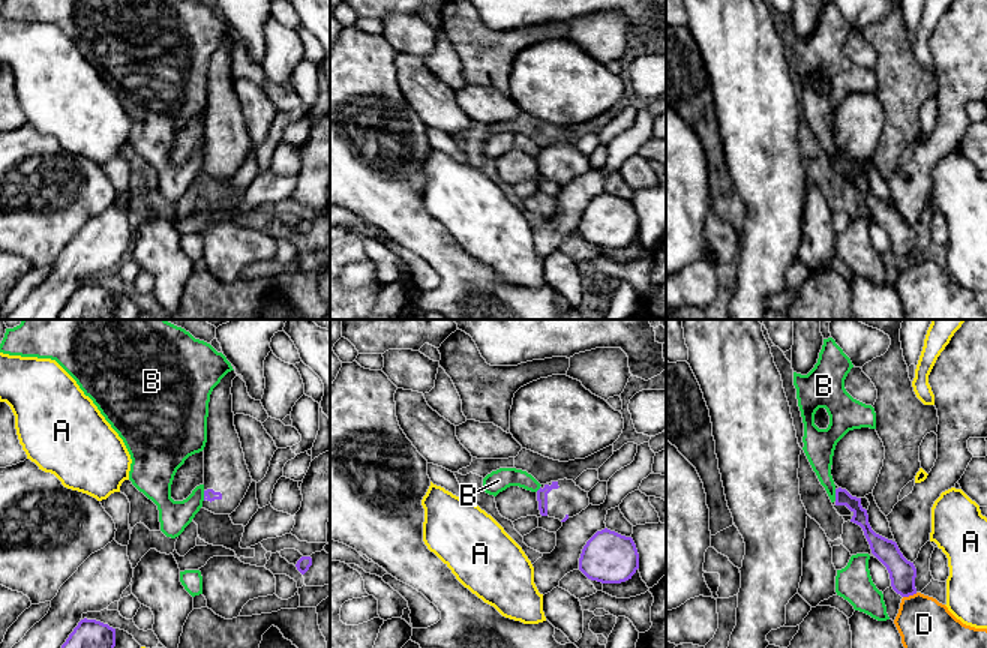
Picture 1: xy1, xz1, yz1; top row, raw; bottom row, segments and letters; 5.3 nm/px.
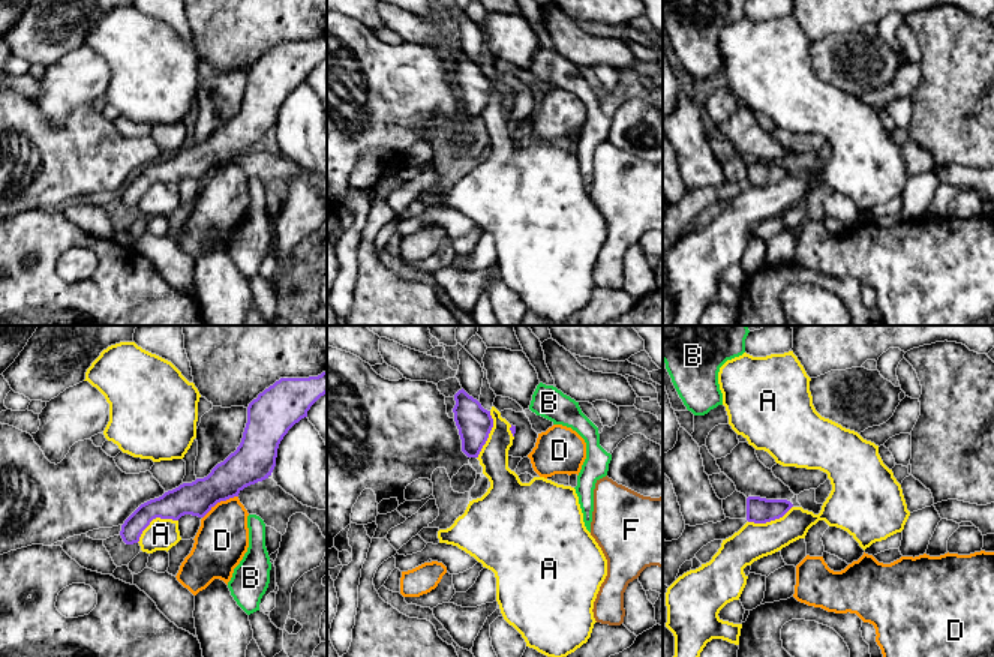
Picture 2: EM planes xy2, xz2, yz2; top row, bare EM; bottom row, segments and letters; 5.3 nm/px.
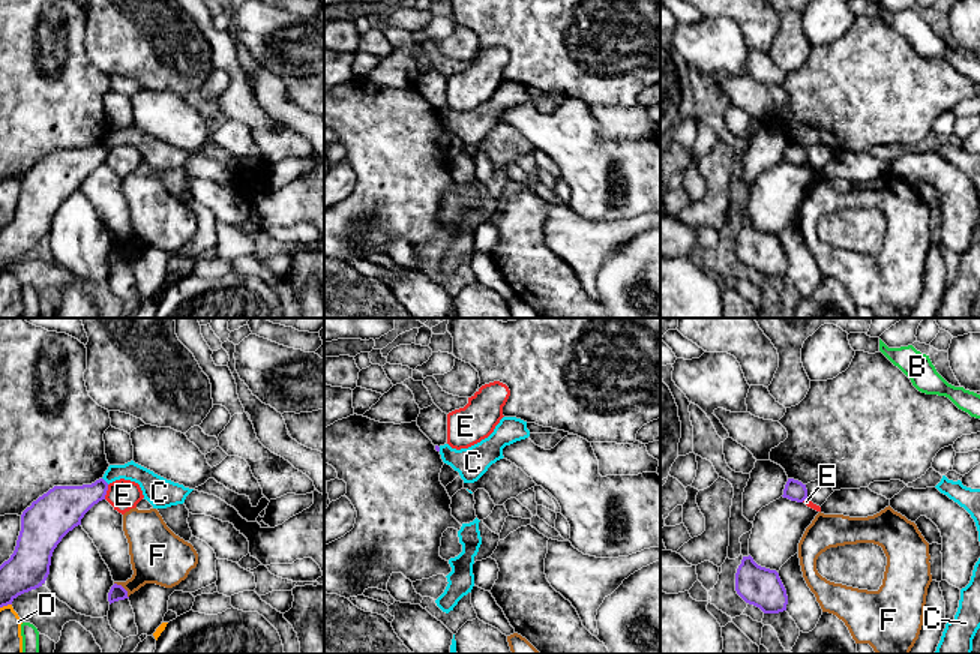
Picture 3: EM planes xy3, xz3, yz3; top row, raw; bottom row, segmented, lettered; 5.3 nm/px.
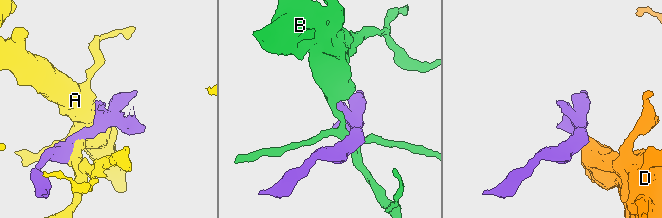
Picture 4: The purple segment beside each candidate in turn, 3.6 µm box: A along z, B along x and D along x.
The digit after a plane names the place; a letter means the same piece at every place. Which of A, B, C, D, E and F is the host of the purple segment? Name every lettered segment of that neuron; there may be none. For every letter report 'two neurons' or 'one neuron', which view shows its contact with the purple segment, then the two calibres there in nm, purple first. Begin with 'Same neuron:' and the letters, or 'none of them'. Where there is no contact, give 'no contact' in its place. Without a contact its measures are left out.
Same neuron: D
A: two neurons; meets purple in xy2; 180 nm thick on the purple side, 170 nm on the other
B: two neurons; meets purple in yz1; 80 nm thick on the purple side, 150 nm on the other
C: two neurons; meets purple in xy3; 220 nm thick on the purple side, 120 nm on the other
D: one neuron; meets purple in xy2; 200 nm thick on the purple side, 280 nm on the other
E: two neurons; meets purple in xy3; 240 nm thick on the purple side, 160 nm on the other
F: two neurons; meets purple in xy3; 80 nm thick on the purple side, 280 nm on the other

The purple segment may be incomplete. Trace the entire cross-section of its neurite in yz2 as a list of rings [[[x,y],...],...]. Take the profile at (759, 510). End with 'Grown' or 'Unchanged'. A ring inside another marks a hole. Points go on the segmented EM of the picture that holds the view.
[[[760,496],[747,498],[747,520],[766,524],[783,518],[793,504],[787,500],[766,500]]]. Unchanged

